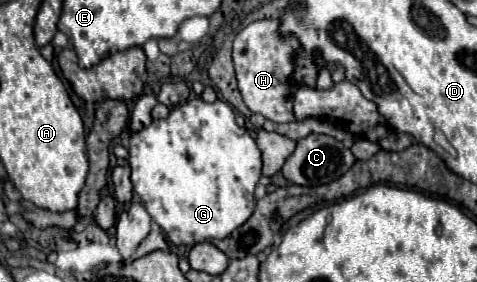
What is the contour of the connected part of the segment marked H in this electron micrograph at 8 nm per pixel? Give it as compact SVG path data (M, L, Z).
M278 19L254 21L236 35L232 57L234 57L234 67L236 67L238 91L242 93L242 99L252 113L260 113L274 123L296 121L296 115L292 111L292 97L294 97L296 87L288 83L294 71L294 59L300 53L300 49L302 45L298 43L294 35L280 33Z

